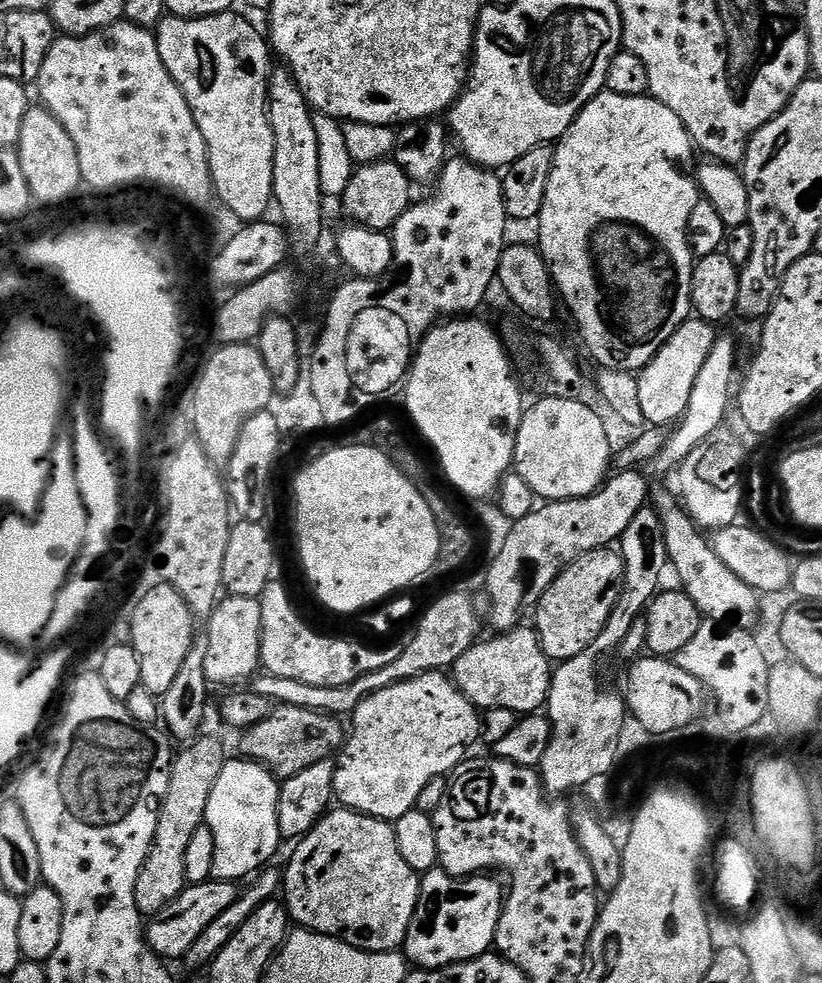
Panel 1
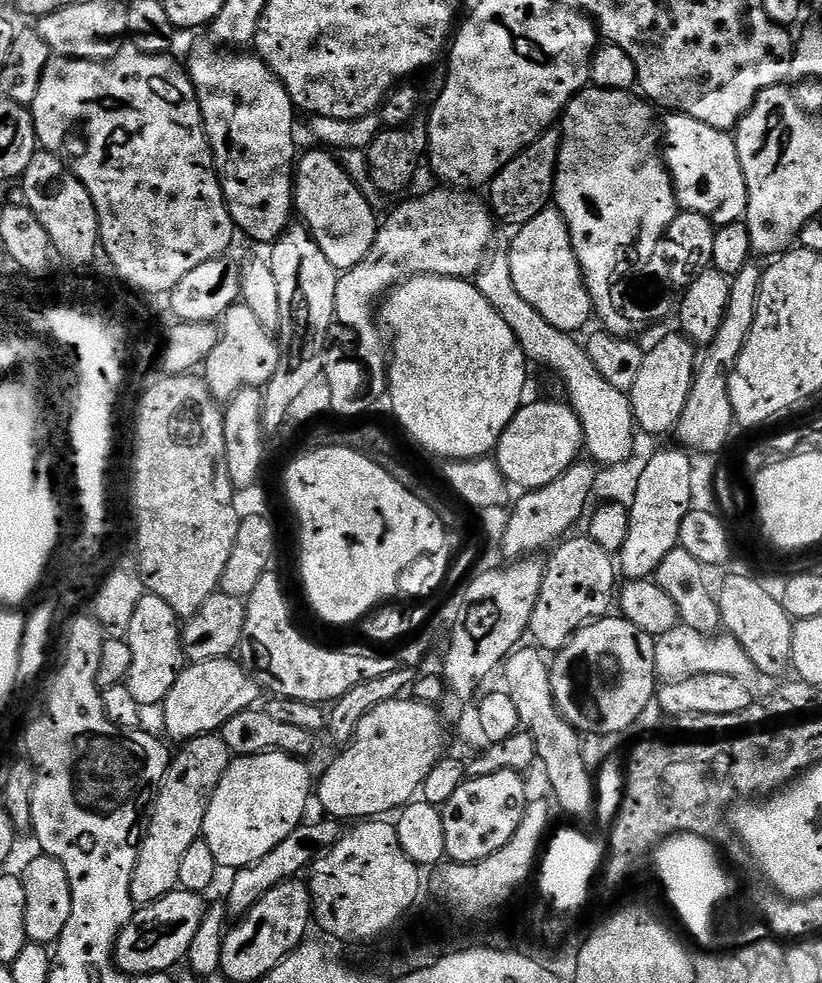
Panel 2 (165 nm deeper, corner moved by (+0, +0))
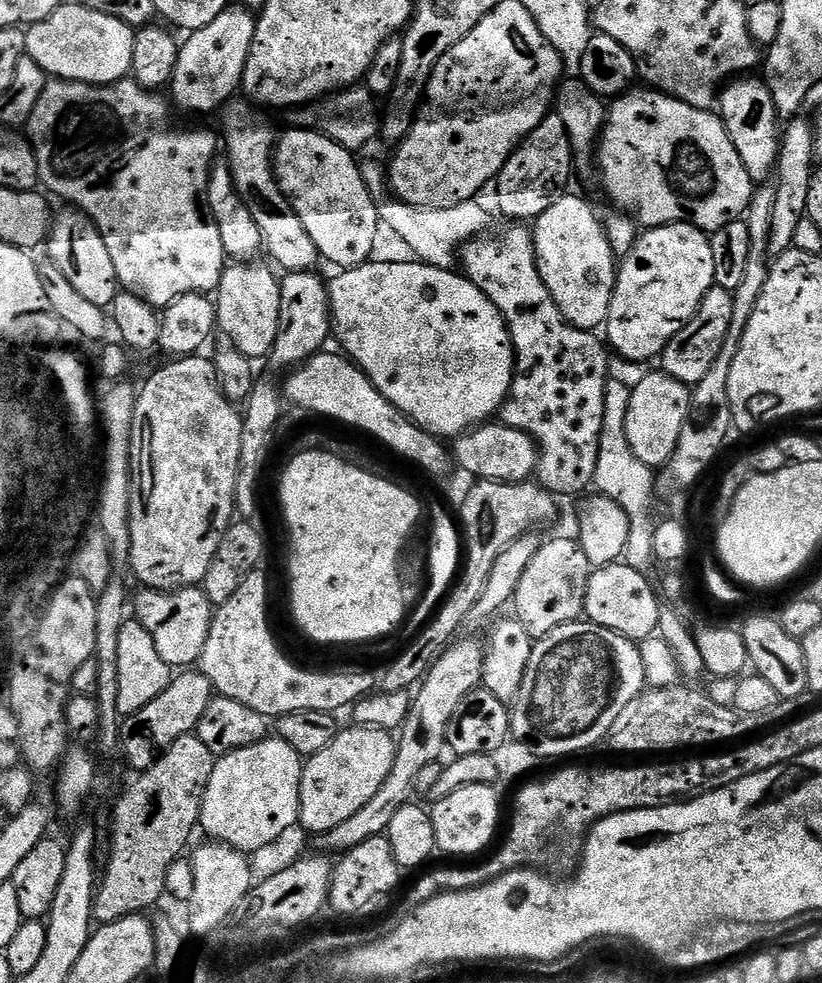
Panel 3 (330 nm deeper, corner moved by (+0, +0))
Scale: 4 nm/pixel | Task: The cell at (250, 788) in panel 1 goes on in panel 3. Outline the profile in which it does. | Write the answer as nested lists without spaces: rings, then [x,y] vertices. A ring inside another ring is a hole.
[[[269,738],[219,757],[214,774],[210,774],[210,782],[206,786],[199,827],[202,832],[204,828],[209,841],[230,846],[235,852],[253,854],[270,847],[275,840],[283,838],[284,832],[297,827],[300,819],[300,779],[303,773],[302,758],[279,738]]]

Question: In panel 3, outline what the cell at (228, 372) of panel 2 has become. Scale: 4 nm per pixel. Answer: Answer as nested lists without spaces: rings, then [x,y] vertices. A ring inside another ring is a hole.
[[[236,262],[225,267],[214,293],[216,322],[229,345],[237,348],[249,360],[267,357],[278,338],[280,329],[280,280],[267,263]]]

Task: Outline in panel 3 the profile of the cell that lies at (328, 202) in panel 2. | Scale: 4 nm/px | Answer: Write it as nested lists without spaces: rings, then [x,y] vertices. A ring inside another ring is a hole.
[[[289,127],[287,131],[281,131],[276,141],[274,153],[276,181],[282,194],[291,202],[302,226],[306,226],[310,242],[314,242],[314,246],[325,261],[337,264],[337,269],[356,268],[359,264],[369,263],[373,259],[372,251],[376,248],[376,235],[382,232],[382,225],[376,209],[377,200],[370,194],[362,178],[357,157],[342,146],[338,146],[338,142],[330,142],[330,138],[317,132],[293,127]]]

